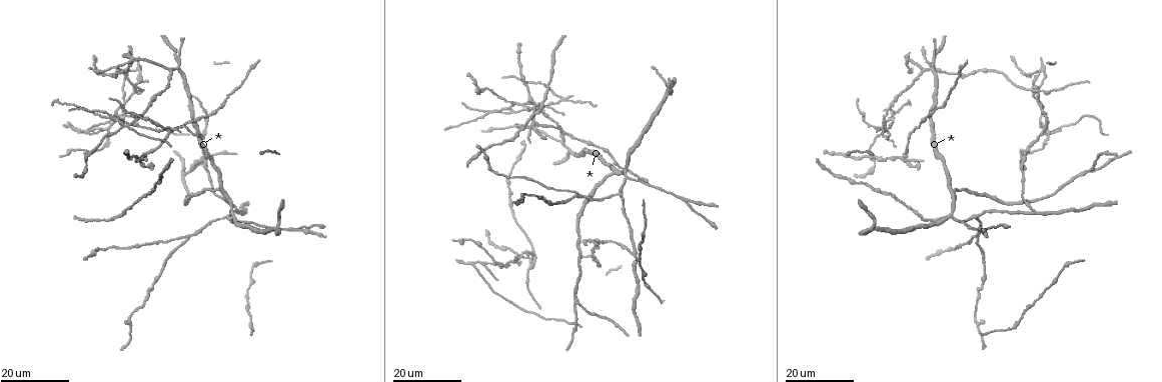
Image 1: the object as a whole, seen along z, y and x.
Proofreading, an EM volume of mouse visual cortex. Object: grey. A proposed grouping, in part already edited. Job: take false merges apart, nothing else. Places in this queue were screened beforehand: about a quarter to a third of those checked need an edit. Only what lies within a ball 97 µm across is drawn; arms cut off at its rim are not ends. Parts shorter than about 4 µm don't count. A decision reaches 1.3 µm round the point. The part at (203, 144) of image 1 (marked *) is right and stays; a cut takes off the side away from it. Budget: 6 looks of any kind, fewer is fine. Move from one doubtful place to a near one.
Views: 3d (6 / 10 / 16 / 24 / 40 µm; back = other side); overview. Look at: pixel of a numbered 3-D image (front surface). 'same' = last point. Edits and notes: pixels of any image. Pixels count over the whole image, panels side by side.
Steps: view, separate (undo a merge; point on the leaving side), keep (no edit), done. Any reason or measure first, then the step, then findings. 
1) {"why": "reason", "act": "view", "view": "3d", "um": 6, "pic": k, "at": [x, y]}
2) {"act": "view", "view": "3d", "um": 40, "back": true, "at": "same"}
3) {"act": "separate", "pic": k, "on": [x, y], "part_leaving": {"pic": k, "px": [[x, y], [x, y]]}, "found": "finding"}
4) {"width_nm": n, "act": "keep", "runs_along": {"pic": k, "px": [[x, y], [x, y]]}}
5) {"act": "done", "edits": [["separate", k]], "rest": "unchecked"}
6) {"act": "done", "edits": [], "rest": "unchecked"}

{"act": "view", "view": "3d", "um": 24, "pic": 1, "at": [929, 70]}

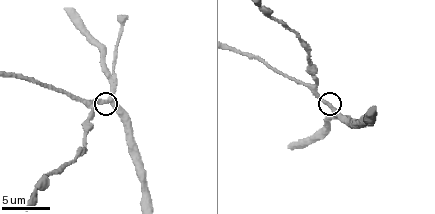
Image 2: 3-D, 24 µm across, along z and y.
{"why": "closer look", "act": "view", "view": "3d", "um": 10, "pic": 2, "at": [106, 102]}

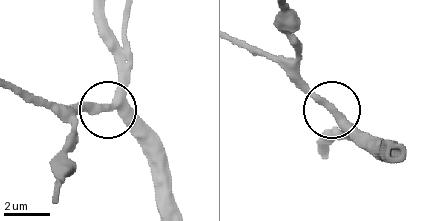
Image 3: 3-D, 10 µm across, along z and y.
{"width_nm": 300, "act": "keep", "found": "continuous, no second neuron"}

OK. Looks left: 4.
{"why": "small branch off a trunk", "act": "view", "view": "3d", "um": 24, "pic": 1, "at": [575, 305]}

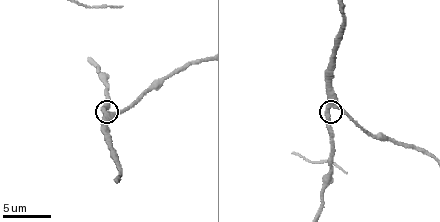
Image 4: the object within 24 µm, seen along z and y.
{"why": "closer look", "act": "view", "view": "3d", "um": 10, "pic": 4, "at": [334, 105]}

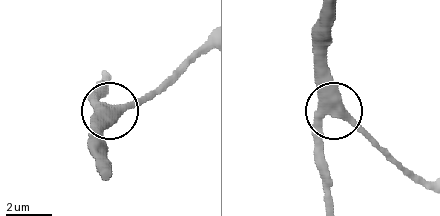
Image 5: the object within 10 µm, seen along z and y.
{"why": "closer look", "act": "view", "view": "3d", "um": 6, "pic": 5, "at": [331, 114]}

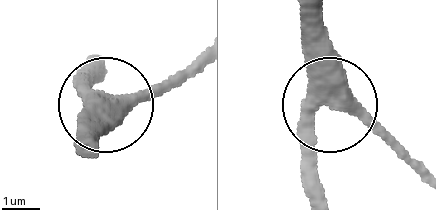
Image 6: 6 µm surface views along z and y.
{"act": "keep", "runs_along": {"pic": 6, "px": [[319, 15], [322, 101], [303, 175]]}, "found": "one neuron here"}

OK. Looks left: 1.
{"act": "done", "edits": [], "rest": "unchecked"}

